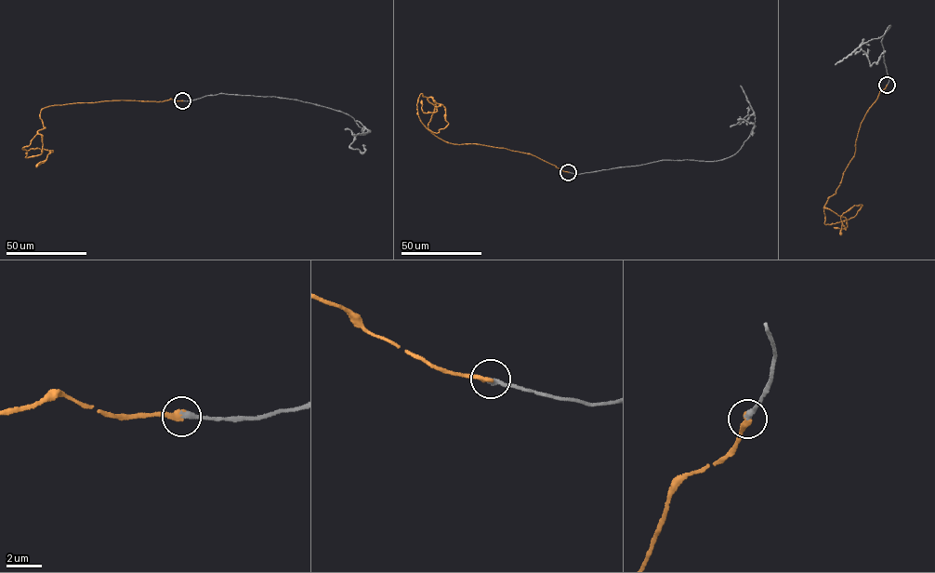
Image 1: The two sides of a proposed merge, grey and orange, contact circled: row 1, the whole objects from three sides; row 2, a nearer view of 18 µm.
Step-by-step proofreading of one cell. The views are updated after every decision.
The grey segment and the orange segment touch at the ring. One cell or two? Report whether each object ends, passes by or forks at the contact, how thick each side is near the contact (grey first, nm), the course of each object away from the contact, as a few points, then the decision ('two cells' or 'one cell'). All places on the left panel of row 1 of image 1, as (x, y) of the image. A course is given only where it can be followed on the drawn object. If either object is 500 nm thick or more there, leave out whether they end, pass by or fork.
grey ends; orange ends; calibres 320 and 300 nm; course grey (182, 100), (219, 93), (318, 104), (347, 113), (371, 130), (358, 134), (349, 146), (363, 153), (363, 144); course orange (182, 100), (105, 100), (46, 107), (40, 116), (45, 127), (22, 148), (53, 152), (35, 167); one cell

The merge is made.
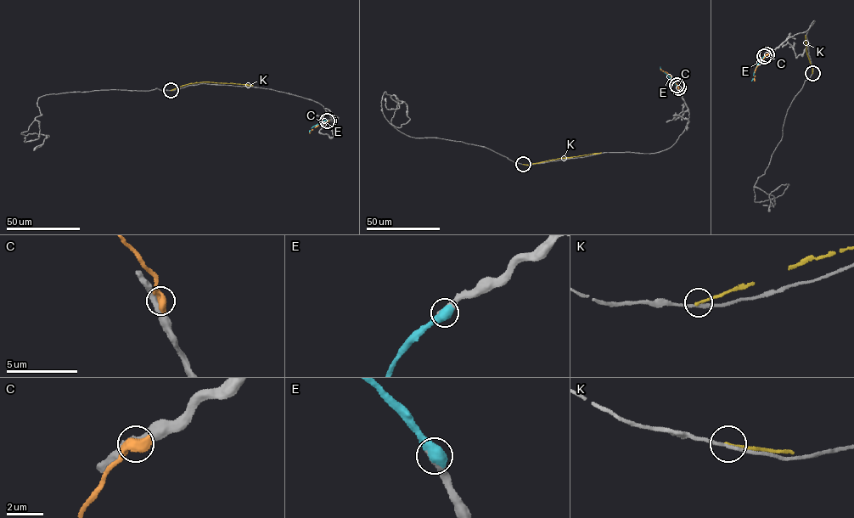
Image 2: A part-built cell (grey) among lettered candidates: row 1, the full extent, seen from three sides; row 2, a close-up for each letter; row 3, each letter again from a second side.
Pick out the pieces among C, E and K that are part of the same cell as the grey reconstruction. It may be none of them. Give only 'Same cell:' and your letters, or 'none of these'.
Same cell: E

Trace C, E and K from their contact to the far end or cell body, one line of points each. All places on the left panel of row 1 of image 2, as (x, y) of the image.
C: (328, 121), (309, 132)
E: (327, 121), (317, 123), (309, 132)
K: (171, 90), (205, 81), (253, 86)

